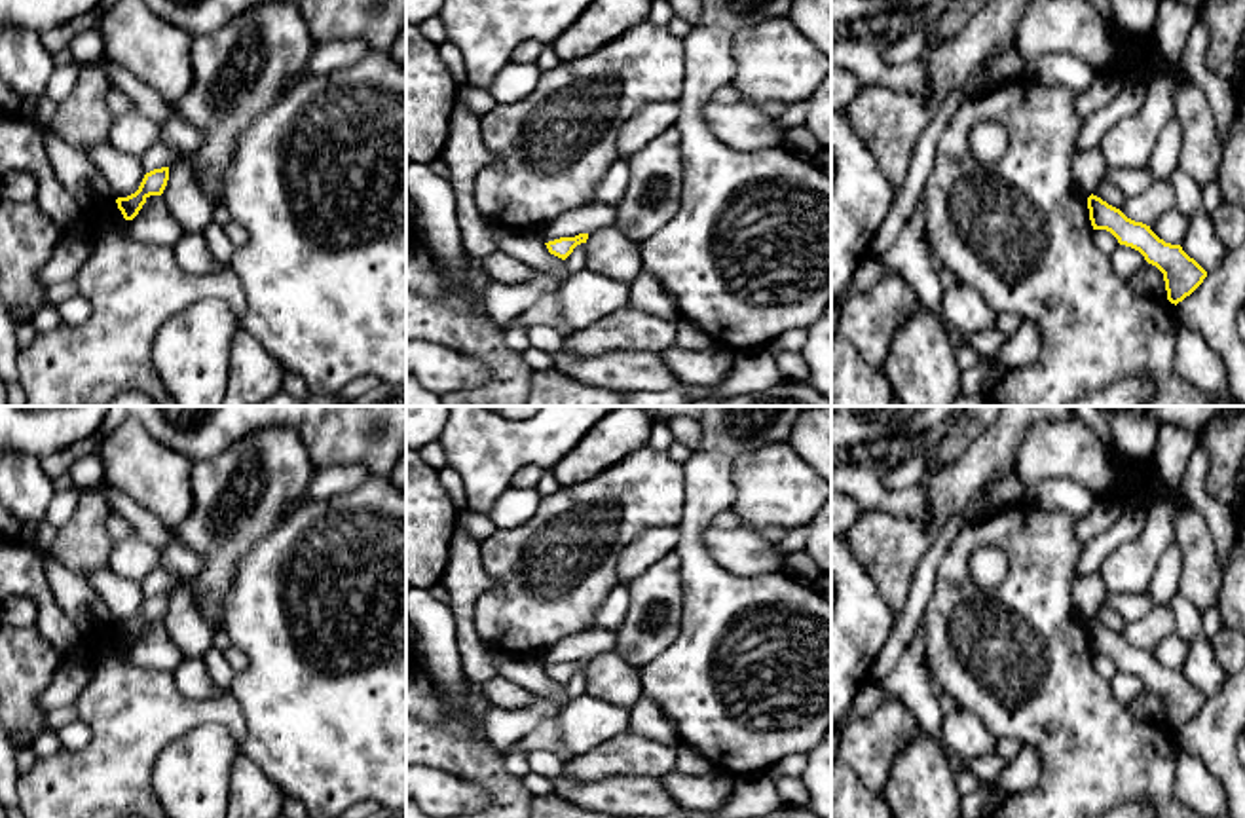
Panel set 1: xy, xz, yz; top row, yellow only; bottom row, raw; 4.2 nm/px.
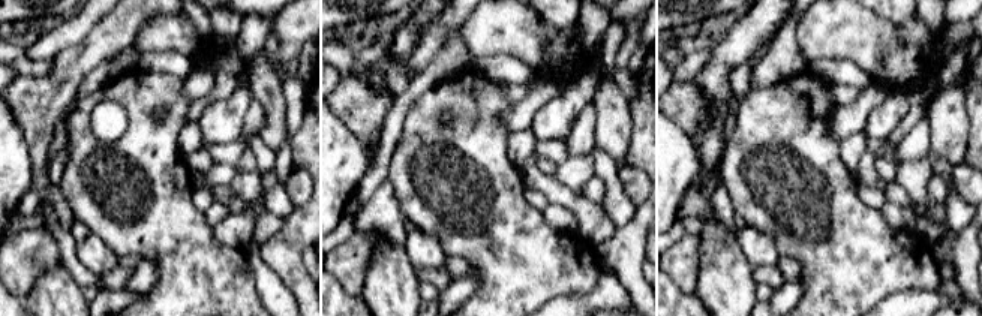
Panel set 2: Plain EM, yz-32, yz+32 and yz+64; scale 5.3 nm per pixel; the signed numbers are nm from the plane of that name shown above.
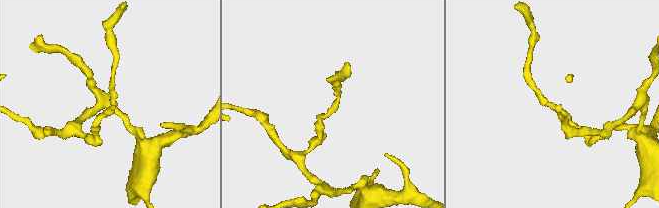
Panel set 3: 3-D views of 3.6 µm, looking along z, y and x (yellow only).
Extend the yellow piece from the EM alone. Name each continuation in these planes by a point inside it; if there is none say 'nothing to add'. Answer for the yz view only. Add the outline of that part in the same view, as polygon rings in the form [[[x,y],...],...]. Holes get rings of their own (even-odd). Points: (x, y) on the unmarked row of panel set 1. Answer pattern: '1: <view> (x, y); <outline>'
nothing to add

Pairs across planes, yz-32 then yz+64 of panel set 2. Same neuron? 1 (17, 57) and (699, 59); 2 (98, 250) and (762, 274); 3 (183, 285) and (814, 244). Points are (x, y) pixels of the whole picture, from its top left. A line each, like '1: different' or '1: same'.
1: different
2: different
3: same

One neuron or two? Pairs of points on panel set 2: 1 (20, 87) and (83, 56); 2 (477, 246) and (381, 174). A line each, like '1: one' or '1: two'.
1: one
2: two

